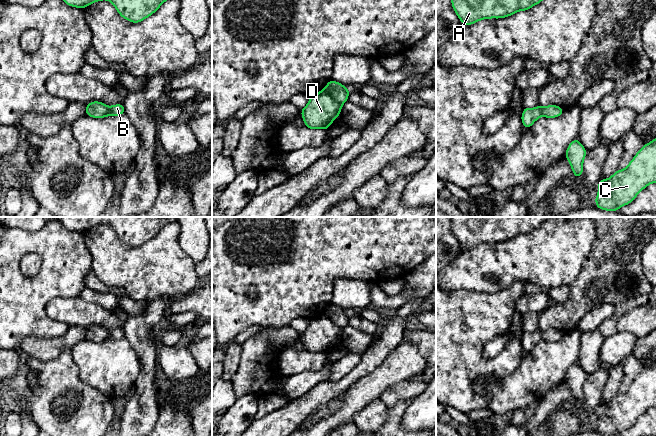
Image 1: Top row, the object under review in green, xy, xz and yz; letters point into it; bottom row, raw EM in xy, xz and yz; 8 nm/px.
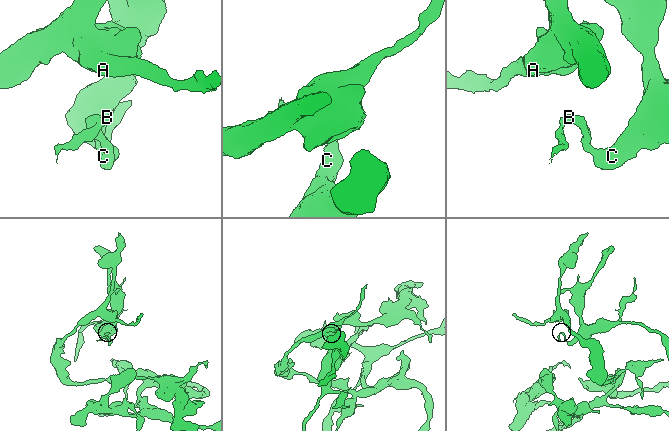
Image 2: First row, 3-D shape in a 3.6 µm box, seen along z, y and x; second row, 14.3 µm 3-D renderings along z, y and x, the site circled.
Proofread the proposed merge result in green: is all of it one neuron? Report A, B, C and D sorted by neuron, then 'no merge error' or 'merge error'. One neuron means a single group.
A C D / B | merge error

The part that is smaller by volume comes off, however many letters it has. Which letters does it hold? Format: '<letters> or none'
B

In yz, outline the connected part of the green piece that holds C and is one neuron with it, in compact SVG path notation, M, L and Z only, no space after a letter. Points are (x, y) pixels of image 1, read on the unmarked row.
M656 362L645 368L625 393L618 393L605 404L600 403L596 431L617 436L651 407L656 407Z

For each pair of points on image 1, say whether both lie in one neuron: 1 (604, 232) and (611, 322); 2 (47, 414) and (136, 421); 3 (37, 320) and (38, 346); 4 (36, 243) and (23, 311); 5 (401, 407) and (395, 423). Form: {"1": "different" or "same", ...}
{"1": "different", "2": "different", "3": "different", "4": "same", "5": "same"}

